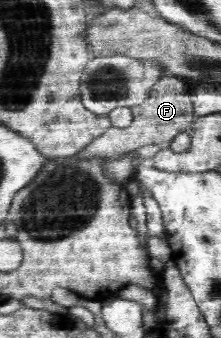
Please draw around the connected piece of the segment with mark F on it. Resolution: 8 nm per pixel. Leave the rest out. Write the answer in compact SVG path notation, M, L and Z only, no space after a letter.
M165 75L154 84L150 97L146 98L143 104L138 104L131 109L133 121L128 128L115 126L108 128L104 135L82 148L76 155L84 160L95 160L100 157L113 159L114 156L126 155L148 144L158 144L160 148L164 148L172 143L177 135L186 133L195 121L193 98L193 89L186 84L184 77Z

